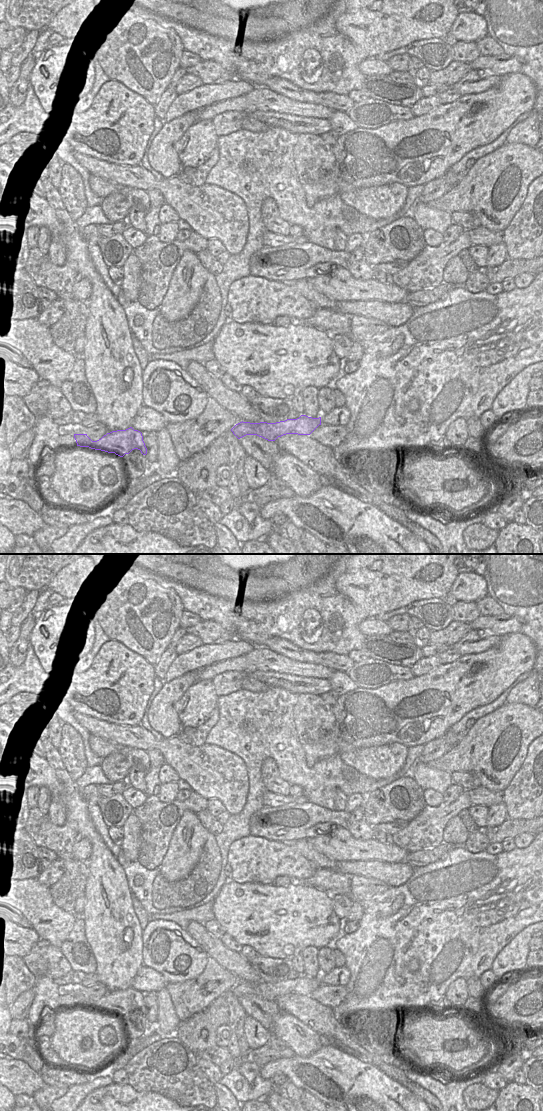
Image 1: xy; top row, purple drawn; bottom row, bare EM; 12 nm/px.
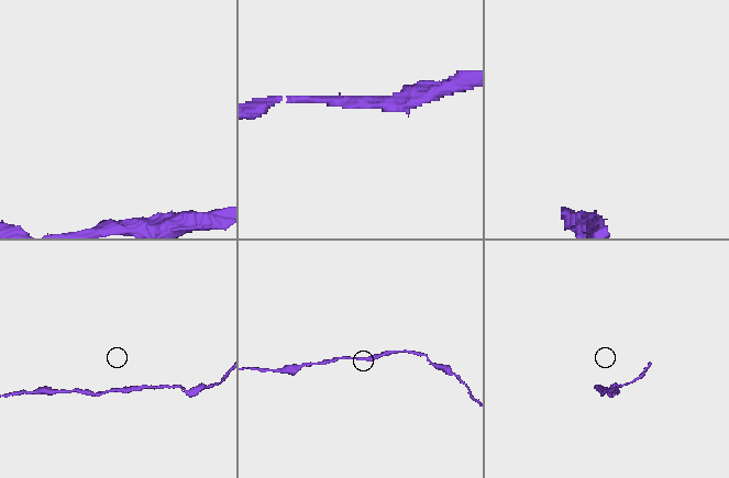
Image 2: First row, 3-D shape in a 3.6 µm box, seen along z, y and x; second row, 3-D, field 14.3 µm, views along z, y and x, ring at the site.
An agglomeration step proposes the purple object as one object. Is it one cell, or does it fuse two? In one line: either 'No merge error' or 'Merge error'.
No merge error

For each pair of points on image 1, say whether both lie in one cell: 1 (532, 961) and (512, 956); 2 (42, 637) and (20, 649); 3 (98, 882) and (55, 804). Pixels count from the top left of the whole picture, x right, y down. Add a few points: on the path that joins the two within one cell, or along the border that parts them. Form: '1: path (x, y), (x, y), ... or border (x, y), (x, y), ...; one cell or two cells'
1: border (529, 950), (526, 956), (526, 969); two cells
2: border (35, 621), (30, 633), (29, 644); two cells
3: border (60, 800), (65, 808), (66, 823); two cells

